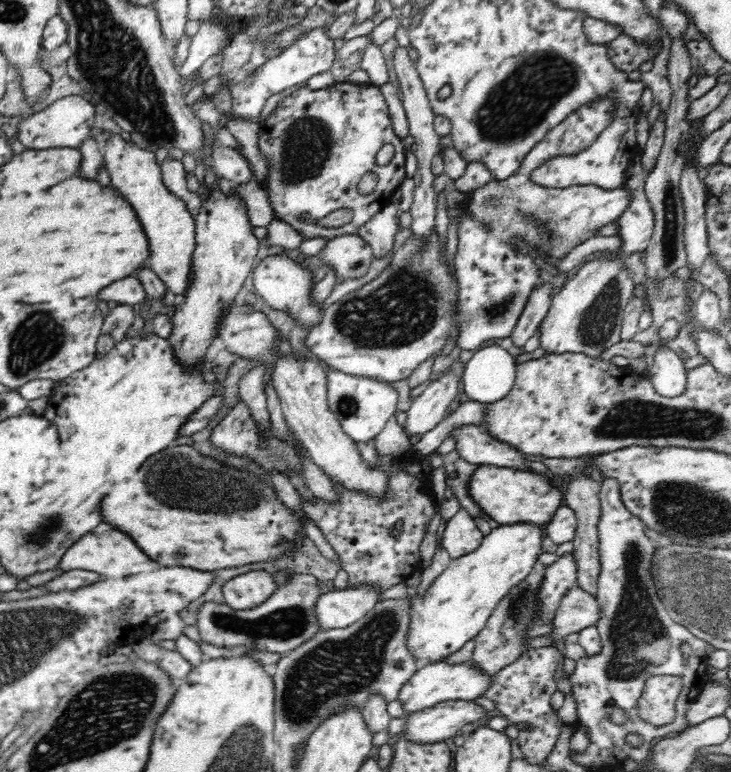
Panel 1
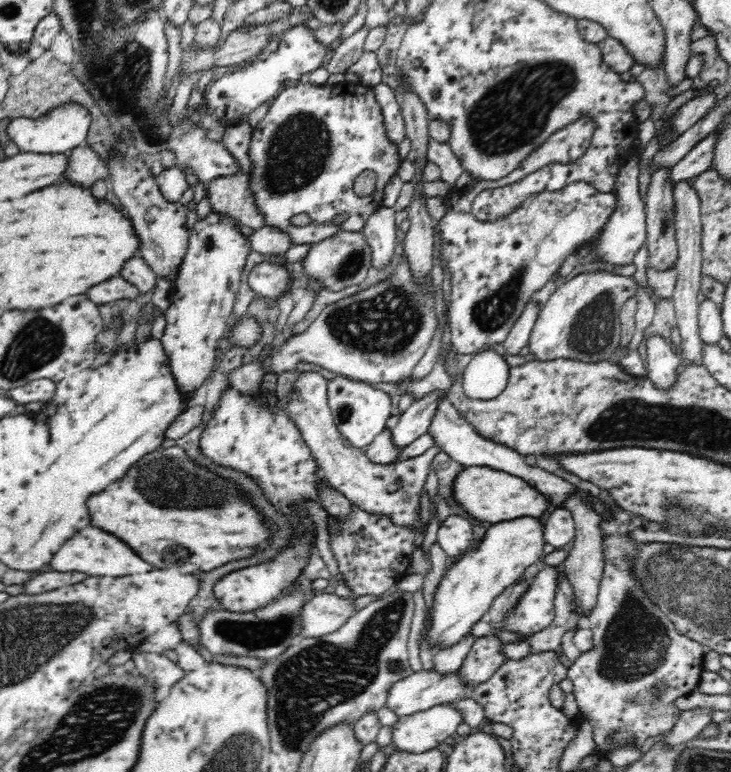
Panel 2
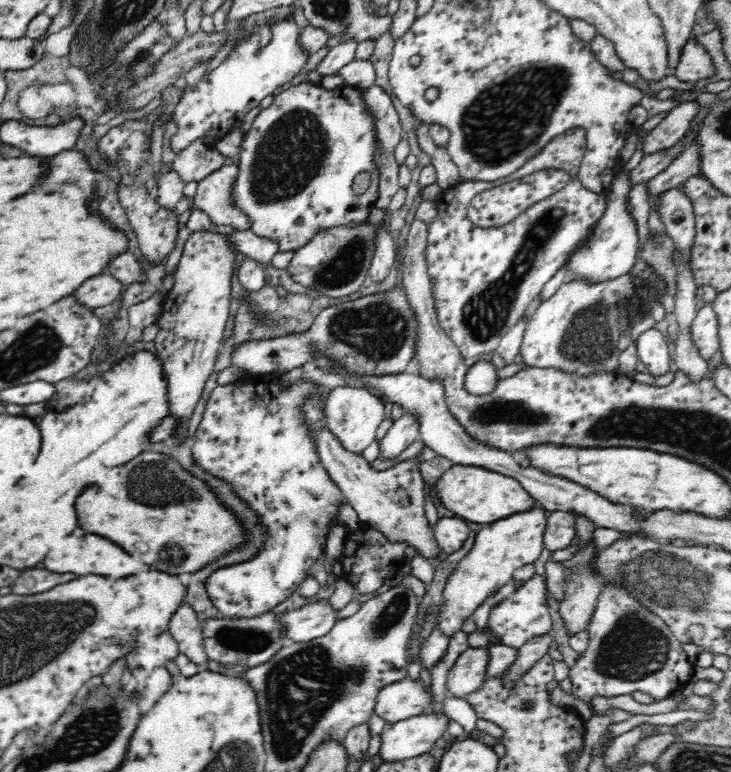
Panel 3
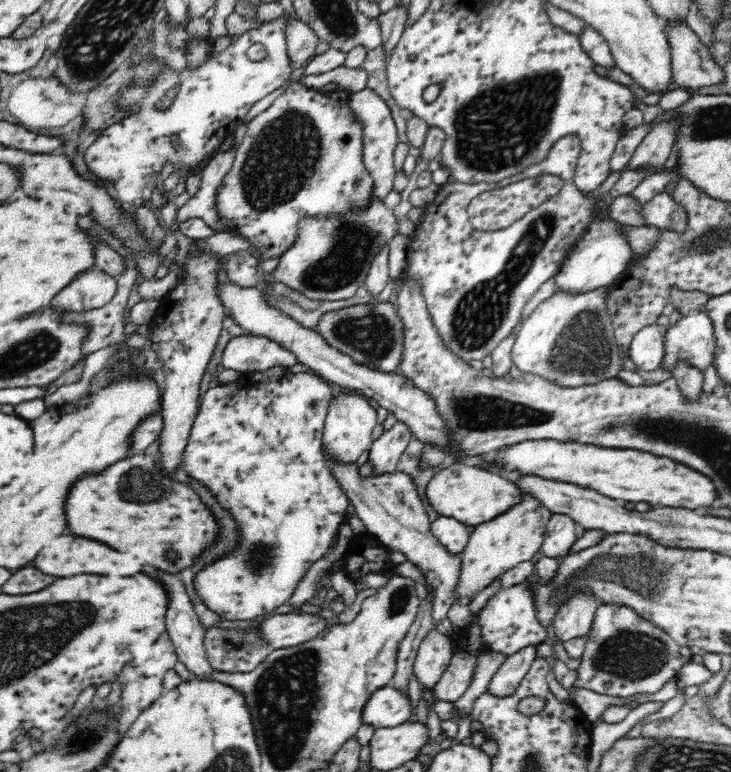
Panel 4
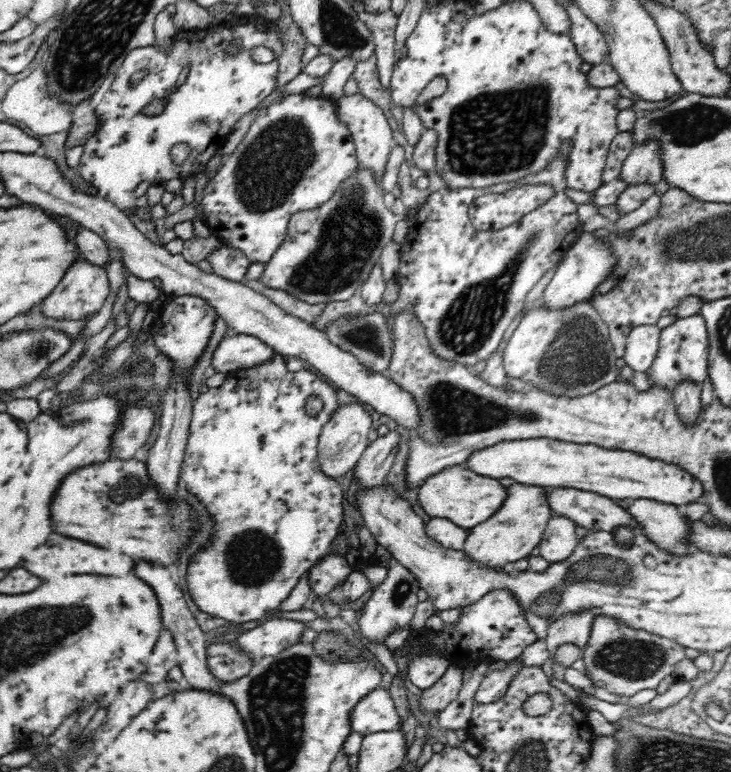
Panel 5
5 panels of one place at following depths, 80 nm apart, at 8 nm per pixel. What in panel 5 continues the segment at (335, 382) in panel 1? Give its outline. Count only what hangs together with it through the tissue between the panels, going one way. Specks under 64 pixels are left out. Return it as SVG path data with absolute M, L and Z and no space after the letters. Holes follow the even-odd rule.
M358 403L344 405L331 416L331 419L322 428L317 448L318 463L320 463L320 469L324 475L335 479L338 476L344 476L356 466L356 462L370 444L368 441L370 426L372 426L370 414Z

